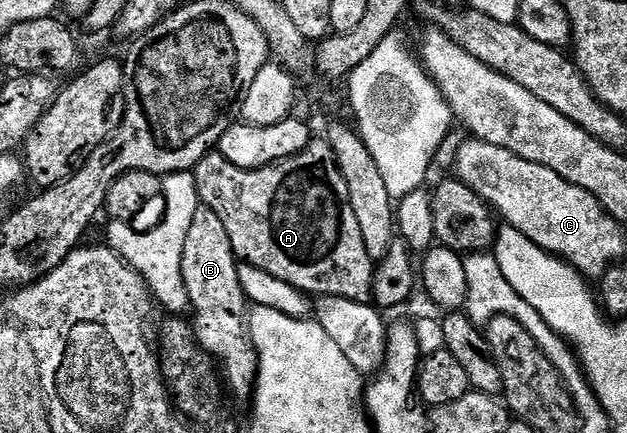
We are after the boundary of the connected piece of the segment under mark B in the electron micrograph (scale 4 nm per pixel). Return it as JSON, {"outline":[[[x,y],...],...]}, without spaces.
{"outline":[[[198,205],[190,225],[189,234],[184,241],[181,275],[184,278],[185,290],[188,293],[190,309],[194,310],[195,318],[191,320],[193,336],[201,349],[213,359],[219,367],[220,377],[224,385],[237,398],[252,399],[257,384],[257,349],[249,339],[248,311],[249,301],[239,282],[239,260],[231,248],[231,238],[223,220],[219,219],[213,209]]]}

